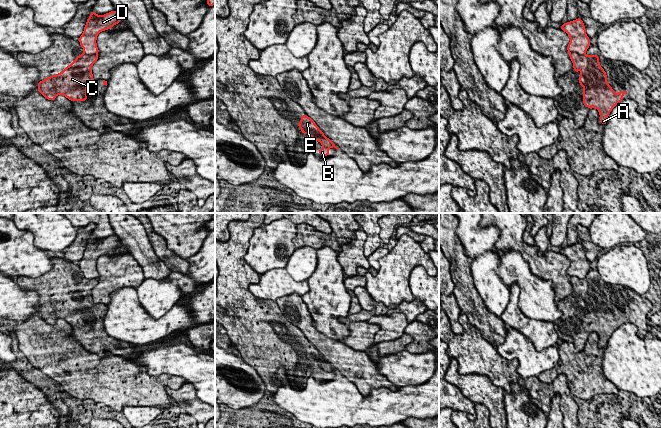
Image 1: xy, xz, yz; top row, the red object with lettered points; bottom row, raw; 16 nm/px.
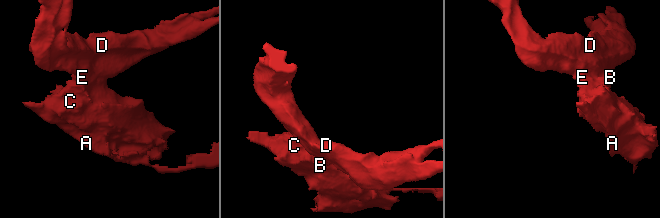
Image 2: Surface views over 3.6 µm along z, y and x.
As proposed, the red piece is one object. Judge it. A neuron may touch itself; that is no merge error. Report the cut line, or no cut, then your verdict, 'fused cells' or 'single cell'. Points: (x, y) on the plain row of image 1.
cut in yz along (569, 276), (584, 278); fused cells

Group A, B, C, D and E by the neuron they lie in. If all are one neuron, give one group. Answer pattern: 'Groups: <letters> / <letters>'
Groups: A B C E / D

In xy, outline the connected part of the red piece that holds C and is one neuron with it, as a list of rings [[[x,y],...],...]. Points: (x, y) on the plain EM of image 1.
[[[82,277],[63,295],[51,299],[37,307],[38,316],[46,323],[54,325],[57,319],[64,319],[72,325],[87,324],[87,310],[95,305],[92,289],[98,284],[98,279]]]

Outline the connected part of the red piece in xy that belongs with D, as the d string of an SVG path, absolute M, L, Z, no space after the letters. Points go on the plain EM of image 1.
M116 234L101 240L92 235L86 245L83 258L79 261L79 267L84 277L87 279L97 279L99 277L96 267L97 259L102 255L112 252L121 245L121 240Z

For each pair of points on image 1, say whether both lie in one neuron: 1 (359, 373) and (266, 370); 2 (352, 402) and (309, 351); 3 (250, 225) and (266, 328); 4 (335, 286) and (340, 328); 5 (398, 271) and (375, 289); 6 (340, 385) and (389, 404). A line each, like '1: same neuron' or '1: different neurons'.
1: different neurons
2: different neurons
3: same neuron
4: same neuron
5: same neuron
6: same neuron

